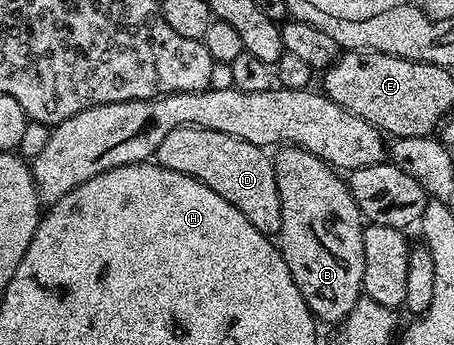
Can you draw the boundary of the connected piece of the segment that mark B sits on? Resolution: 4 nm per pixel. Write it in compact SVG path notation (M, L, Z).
M283 145L275 153L278 154L273 154L272 164L282 204L282 222L276 234L276 244L282 250L284 263L288 263L288 271L315 318L319 322L341 324L362 297L365 229L362 212L347 182L329 162L295 145Z

